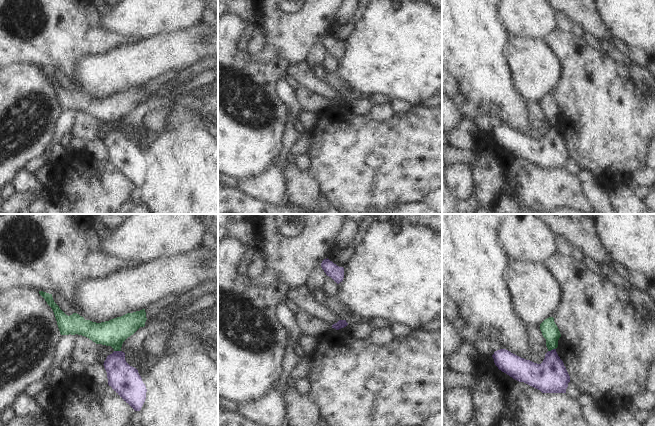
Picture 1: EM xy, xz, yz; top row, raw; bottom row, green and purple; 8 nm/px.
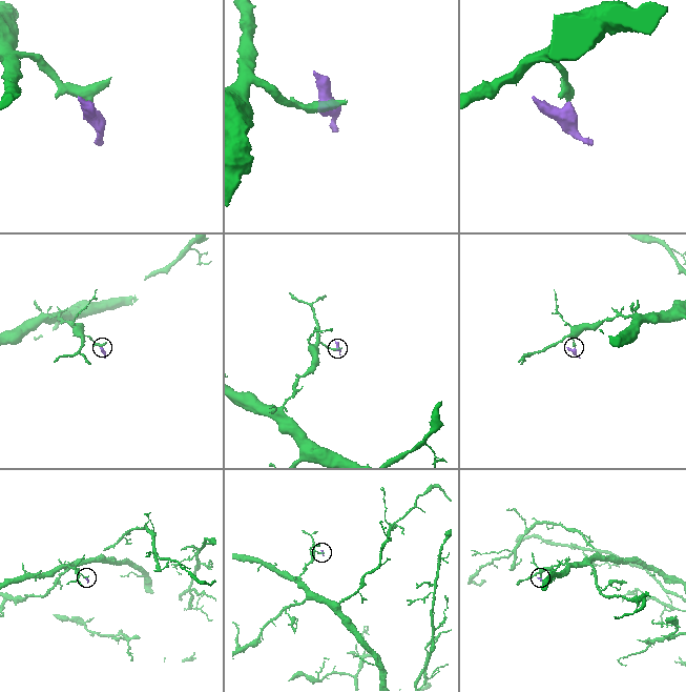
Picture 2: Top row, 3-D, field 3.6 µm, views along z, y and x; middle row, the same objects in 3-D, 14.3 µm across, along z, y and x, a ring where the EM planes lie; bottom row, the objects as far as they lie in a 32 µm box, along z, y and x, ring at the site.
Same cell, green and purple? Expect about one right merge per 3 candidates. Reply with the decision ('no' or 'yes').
no

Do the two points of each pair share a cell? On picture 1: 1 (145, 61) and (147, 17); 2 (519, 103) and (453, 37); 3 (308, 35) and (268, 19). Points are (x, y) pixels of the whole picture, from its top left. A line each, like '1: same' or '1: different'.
1: different
2: same
3: same

